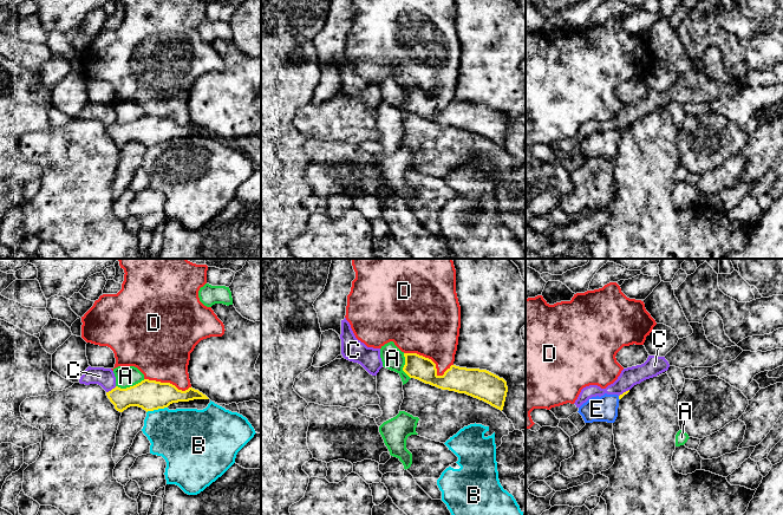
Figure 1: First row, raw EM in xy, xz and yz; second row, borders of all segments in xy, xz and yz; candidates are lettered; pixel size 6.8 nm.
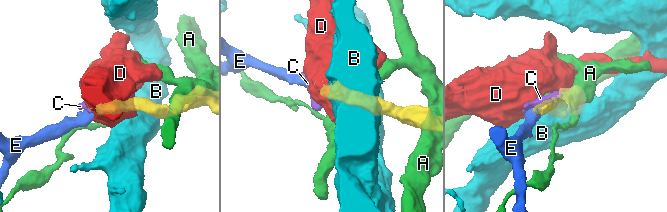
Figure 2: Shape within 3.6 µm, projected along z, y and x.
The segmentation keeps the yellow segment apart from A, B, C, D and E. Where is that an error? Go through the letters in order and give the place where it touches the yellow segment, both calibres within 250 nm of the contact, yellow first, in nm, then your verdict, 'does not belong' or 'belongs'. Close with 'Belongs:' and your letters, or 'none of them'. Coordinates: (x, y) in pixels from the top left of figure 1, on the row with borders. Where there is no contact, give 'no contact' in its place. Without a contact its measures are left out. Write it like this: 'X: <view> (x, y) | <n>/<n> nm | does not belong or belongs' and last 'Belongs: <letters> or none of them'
A: xy (130, 386) | 200/140 nm | does not belong
B: xy (156, 409) | 200/380 nm | does not belong
C: xy (112, 389) | 200/130 nm | does not belong
D: xz (432, 362) | 180/420 nm | does not belong
E: yz (619, 398) | 20/180 nm | belongs
Belongs: E

